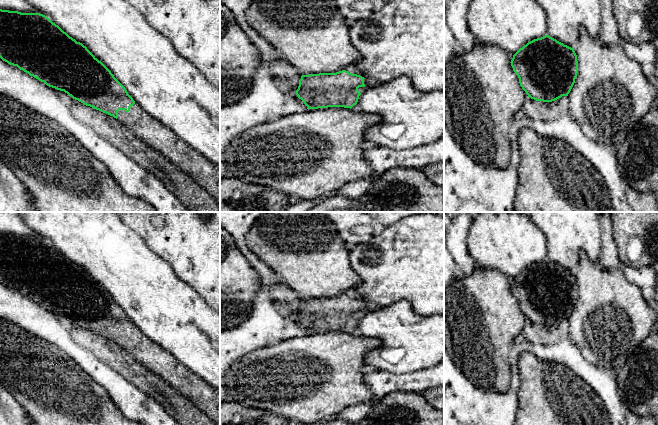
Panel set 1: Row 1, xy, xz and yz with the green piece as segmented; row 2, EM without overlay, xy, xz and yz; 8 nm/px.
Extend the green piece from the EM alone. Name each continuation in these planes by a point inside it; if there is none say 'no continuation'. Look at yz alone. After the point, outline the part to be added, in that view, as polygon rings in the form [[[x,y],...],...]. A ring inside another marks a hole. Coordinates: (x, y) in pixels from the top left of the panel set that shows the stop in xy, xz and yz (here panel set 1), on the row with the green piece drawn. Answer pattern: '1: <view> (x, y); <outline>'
no continuation

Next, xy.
1: xy (153, 133); [[[137,103],[130,107],[128,113],[125,110],[119,110],[117,119],[131,130],[137,138],[160,152],[176,167],[193,178],[220,206],[220,168],[218,166],[180,139],[171,129],[168,129],[165,125],[152,118]]]

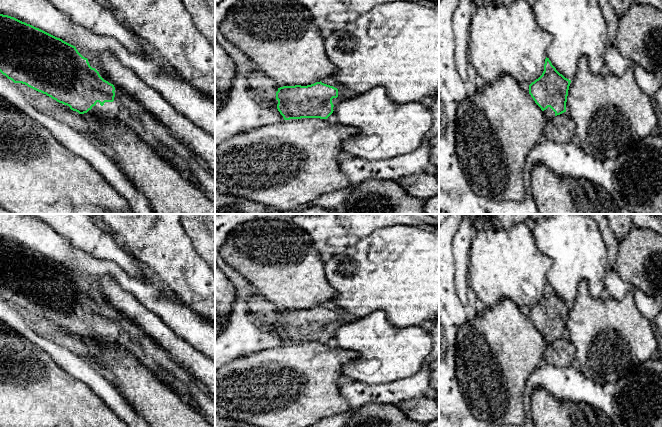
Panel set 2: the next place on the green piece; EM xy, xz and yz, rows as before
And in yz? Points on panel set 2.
1: yz (549, 113); [[[550,107],[544,110],[543,113],[547,120],[550,120],[555,117],[555,112]]]

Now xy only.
1: xy (122, 109); [[[116,88],[114,92],[115,97],[113,102],[105,102],[103,106],[97,102],[87,114],[94,116],[95,118],[103,118],[109,122],[116,120],[123,123],[142,141],[151,146],[160,157],[167,160],[173,167],[182,173],[193,185],[202,189],[196,178],[190,173],[187,160],[177,156],[172,147],[157,140],[151,133],[147,132],[143,128],[142,123],[134,117],[140,110],[138,103]]]

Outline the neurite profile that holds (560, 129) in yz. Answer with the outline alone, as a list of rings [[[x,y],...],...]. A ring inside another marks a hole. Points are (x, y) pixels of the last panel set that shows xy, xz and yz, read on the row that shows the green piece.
[[[568,112],[546,120],[543,126],[543,136],[556,143],[570,143],[576,139],[575,124]]]

